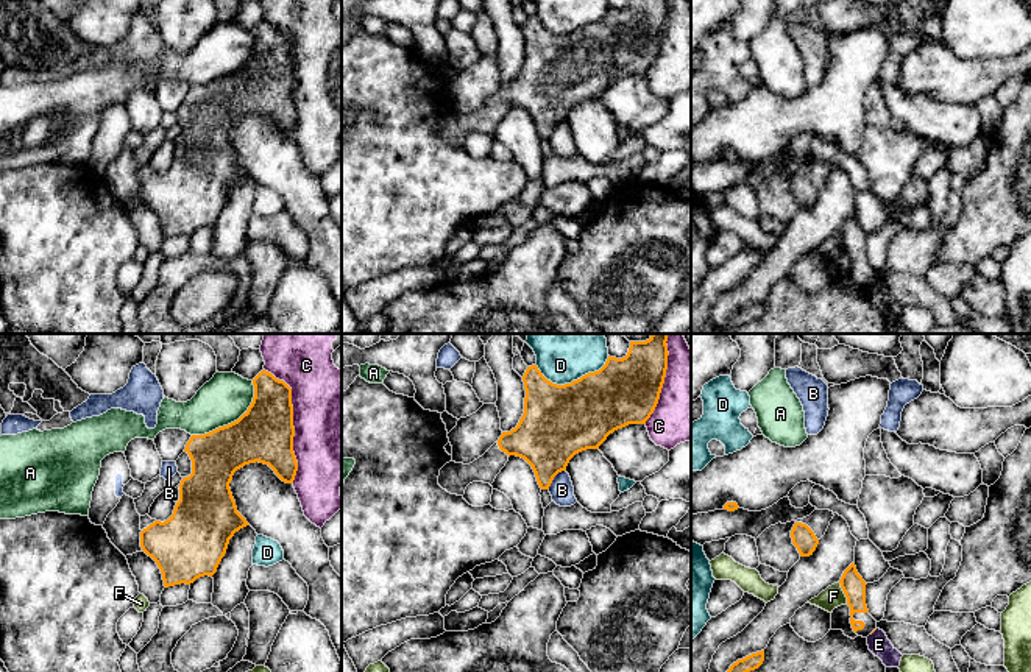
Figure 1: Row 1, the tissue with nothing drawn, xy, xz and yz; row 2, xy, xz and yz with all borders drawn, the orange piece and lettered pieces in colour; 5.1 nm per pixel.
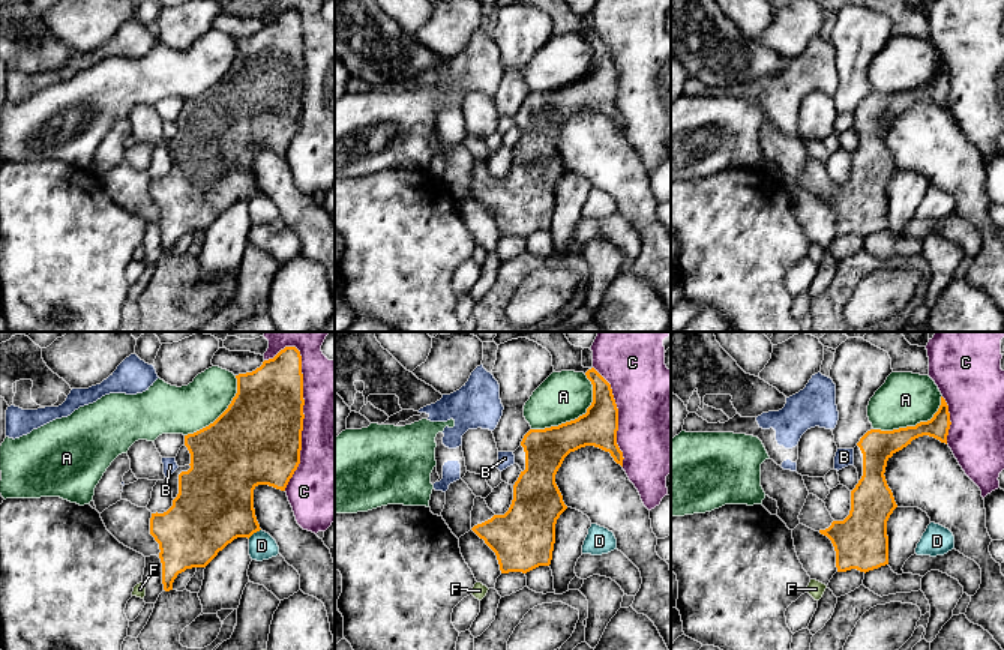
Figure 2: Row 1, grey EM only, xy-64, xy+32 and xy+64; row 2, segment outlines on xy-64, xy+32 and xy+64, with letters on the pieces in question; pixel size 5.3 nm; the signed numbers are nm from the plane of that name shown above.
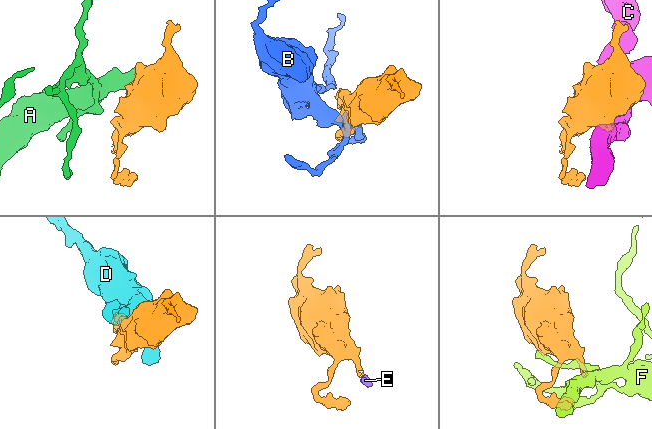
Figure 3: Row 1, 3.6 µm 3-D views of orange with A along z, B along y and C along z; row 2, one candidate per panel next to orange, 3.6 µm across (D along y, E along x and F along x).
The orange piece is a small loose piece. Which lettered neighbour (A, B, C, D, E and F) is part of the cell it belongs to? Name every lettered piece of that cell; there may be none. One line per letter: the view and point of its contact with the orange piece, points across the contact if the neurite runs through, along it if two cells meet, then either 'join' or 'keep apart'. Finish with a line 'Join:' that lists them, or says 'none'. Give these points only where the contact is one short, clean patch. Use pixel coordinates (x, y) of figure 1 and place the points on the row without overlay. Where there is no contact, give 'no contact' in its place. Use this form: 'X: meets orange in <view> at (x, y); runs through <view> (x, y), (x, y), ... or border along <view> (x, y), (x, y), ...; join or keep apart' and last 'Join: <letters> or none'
A: meets orange in xy at (234, 72); keep apart
B: meets orange in xz at (554, 127); keep apart
C: meets orange in xy at (292, 74); keep apart
D: meets orange in xz at (573, 31); keep apart
E: meets orange in yz at (874, 281); border along yz (877, 279), (871, 286); keep apart
F: meets orange in yz at (844, 244); keep apart
Join: none

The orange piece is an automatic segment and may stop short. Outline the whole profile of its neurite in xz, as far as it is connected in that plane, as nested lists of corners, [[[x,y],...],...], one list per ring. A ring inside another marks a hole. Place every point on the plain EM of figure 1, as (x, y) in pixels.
[[[629,0],[622,9],[610,8],[594,23],[571,34],[547,31],[537,16],[527,17],[524,64],[515,80],[469,115],[449,112],[440,120],[438,136],[451,145],[463,147],[473,133],[493,134],[510,106],[524,109],[533,120],[541,140],[549,140],[554,128],[566,122],[569,111],[586,100],[599,100],[610,84],[629,75],[646,75],[654,64],[668,20],[668,0]]]

